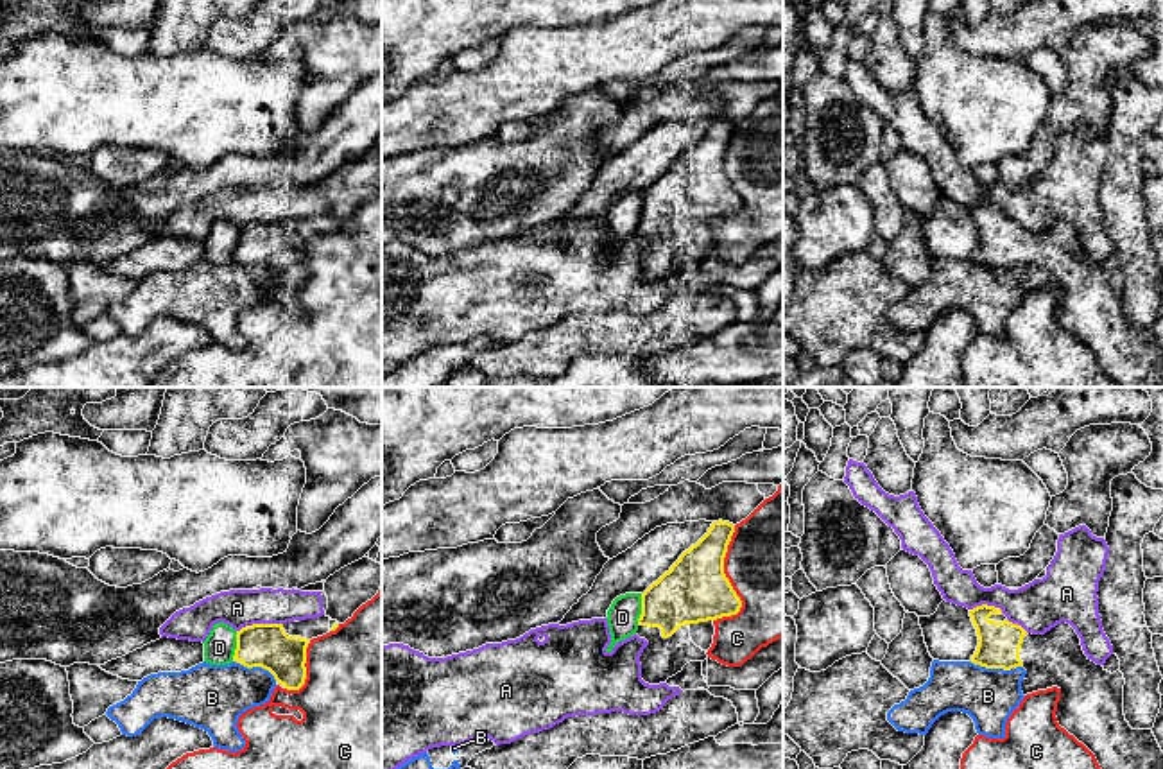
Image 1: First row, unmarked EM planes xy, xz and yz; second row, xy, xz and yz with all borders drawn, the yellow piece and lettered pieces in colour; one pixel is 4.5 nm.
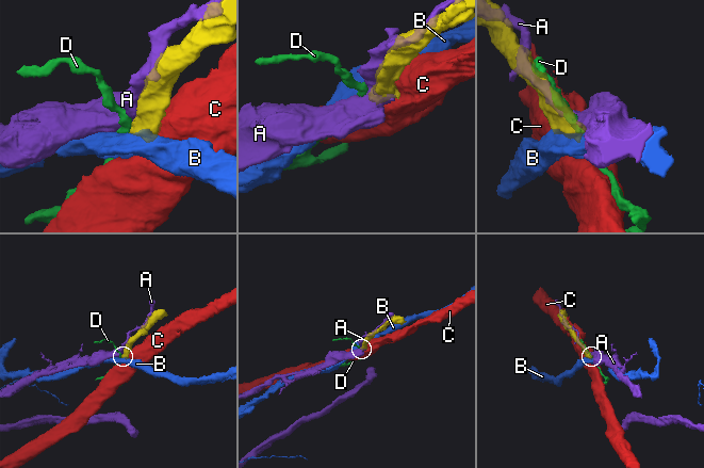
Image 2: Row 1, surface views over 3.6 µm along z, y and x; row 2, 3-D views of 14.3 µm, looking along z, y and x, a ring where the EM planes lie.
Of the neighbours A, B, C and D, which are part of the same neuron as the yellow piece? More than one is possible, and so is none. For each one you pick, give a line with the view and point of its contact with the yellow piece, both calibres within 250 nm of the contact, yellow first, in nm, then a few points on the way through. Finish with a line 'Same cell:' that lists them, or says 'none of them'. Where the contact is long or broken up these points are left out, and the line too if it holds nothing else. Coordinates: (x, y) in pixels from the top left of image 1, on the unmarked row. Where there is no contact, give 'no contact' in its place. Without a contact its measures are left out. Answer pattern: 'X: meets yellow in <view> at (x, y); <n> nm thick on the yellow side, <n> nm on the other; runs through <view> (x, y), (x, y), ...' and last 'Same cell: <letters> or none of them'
Same cell: none of them

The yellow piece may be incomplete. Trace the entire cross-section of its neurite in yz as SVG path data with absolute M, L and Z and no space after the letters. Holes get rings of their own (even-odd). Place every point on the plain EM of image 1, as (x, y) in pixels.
M987 203L969 208L969 215L978 235L971 262L1004 269L1023 265L1027 269L1021 280L1023 294L1057 285L1061 289L1055 310L1059 324L1095 353L1109 378L1120 387L1163 387L1163 350L1152 328L1133 328L1125 319L1124 272L1120 269L1111 272L1091 260L1070 222L1061 220L1045 233L1032 233L1009 220L1000 206Z

